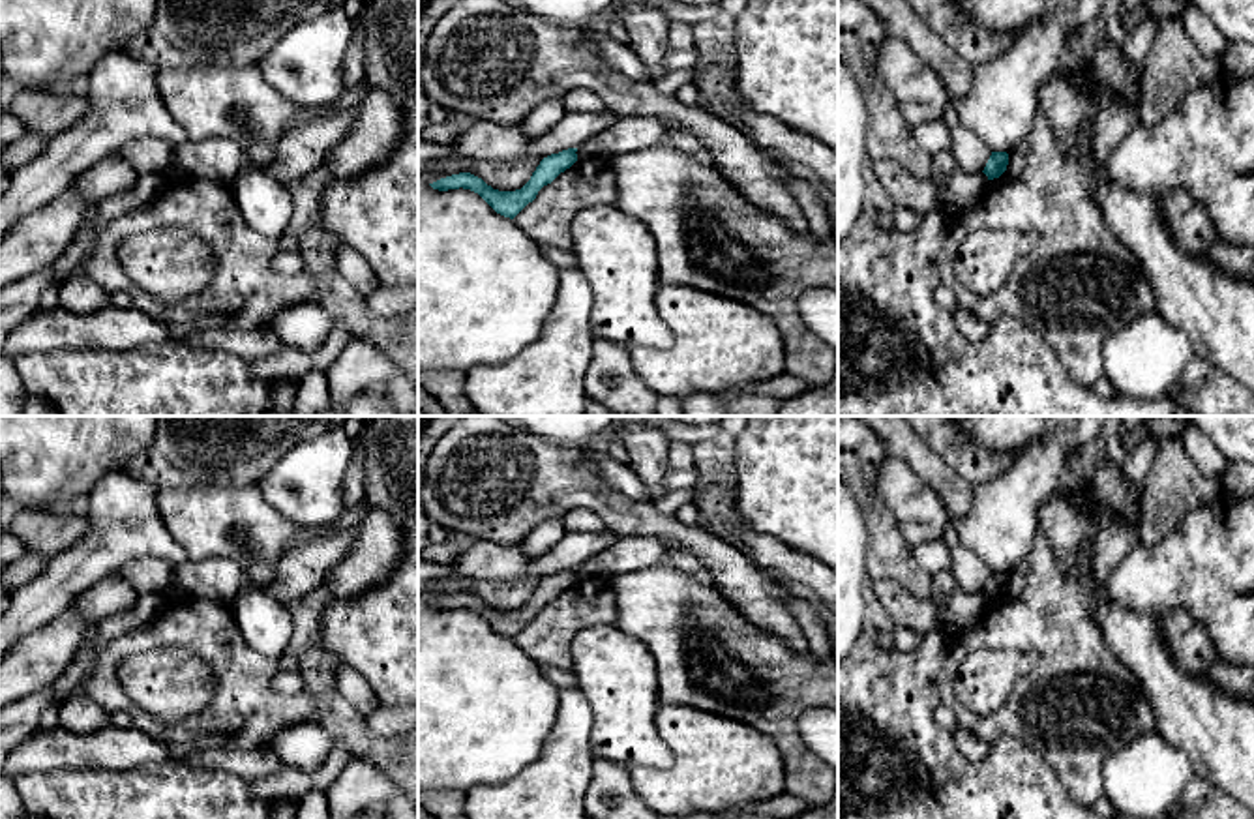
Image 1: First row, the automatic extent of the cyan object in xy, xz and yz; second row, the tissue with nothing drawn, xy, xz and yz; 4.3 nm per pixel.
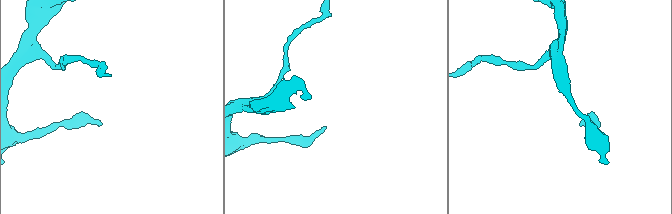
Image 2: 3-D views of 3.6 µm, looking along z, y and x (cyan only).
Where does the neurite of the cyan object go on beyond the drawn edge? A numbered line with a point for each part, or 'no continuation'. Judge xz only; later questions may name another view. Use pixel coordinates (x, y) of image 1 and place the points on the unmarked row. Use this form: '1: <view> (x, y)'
no continuation

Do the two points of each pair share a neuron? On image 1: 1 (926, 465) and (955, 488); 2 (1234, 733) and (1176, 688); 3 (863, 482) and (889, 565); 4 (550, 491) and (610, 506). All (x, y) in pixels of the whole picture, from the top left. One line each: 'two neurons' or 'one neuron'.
1: one neuron
2: one neuron
3: one neuron
4: one neuron

